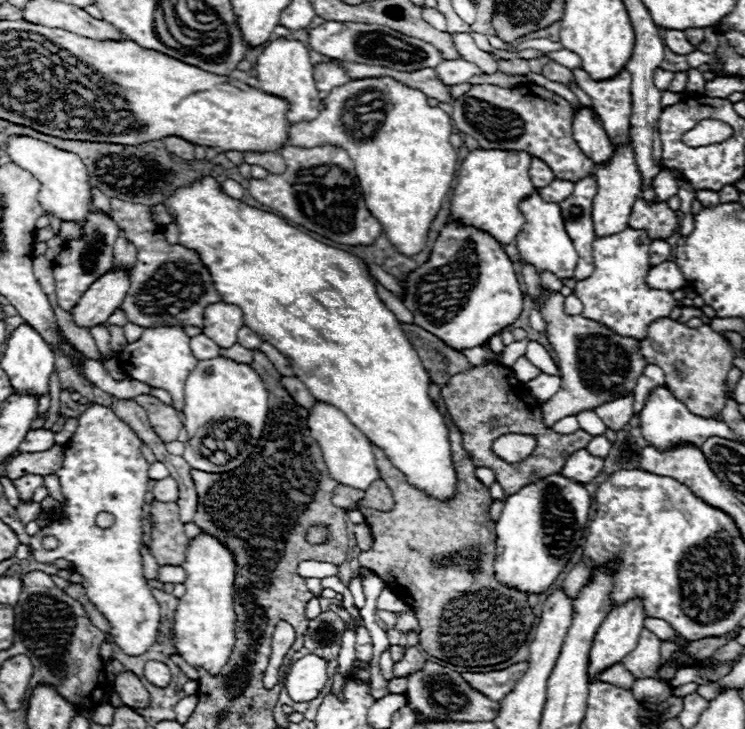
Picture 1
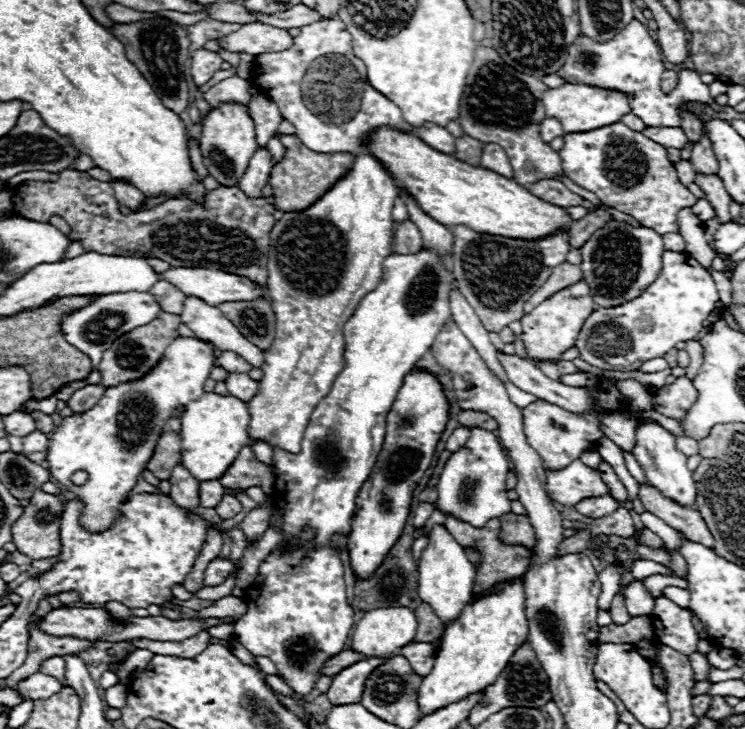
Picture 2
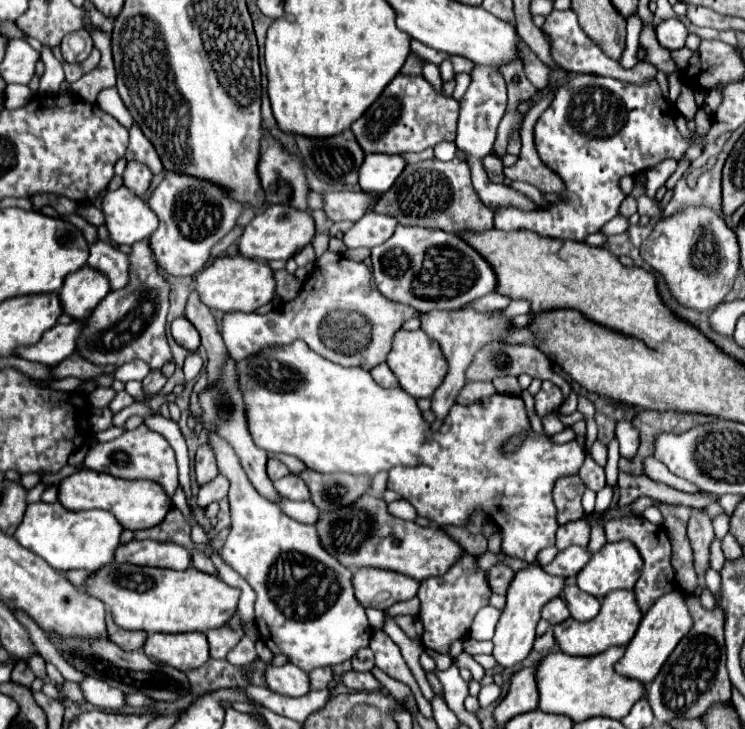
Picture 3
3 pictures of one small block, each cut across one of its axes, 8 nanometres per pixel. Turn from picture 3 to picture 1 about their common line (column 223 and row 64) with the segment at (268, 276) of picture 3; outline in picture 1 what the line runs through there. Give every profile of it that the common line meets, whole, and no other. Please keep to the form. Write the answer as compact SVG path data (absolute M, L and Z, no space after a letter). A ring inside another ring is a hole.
M276 38L270 42L264 52L256 60L256 78L260 80L260 90L272 96L282 96L290 104L290 110L286 114L290 124L300 124L306 120L312 120L316 116L316 108L320 104L320 94L316 90L314 82L314 68L310 64L308 48L292 38Z

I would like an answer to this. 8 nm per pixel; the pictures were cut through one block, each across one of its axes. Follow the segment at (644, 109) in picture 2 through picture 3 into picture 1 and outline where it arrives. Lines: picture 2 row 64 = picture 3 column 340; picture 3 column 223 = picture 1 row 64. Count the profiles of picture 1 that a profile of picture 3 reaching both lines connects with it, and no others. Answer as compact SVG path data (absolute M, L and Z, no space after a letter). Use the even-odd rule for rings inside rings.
M444 60L434 70L436 70L436 76L440 78L440 82L444 82L448 86L464 84L464 82L468 82L470 76L482 74L482 70L476 64L470 64L466 60ZM548 62L544 68L542 68L542 76L546 76L548 80L552 82L560 82L560 84L568 84L568 82L574 82L572 80L572 72L556 62Z

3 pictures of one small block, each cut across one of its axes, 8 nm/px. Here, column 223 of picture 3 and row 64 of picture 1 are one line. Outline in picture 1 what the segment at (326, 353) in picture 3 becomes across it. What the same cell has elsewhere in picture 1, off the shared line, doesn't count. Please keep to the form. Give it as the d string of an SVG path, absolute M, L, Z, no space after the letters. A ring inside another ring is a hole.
M332 60L328 64L314 66L314 80L316 80L316 88L320 92L320 98L324 98L332 88L346 84L350 78L342 70L342 66L338 66L338 62Z

